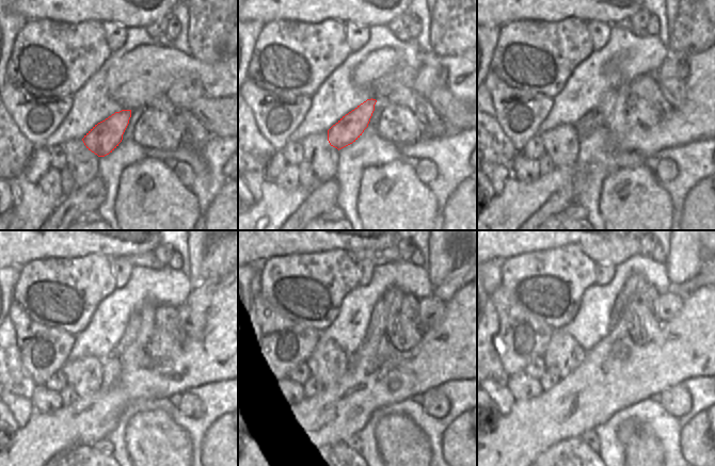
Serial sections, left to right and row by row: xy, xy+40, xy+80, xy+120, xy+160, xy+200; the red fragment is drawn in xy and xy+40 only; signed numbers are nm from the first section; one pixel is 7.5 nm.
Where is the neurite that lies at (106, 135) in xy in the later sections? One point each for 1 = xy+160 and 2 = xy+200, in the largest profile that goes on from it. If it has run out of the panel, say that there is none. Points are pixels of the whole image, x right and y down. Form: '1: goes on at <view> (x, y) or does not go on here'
1: goes on at xy+160 (387, 305)
2: goes on at xy+200 (635, 285)

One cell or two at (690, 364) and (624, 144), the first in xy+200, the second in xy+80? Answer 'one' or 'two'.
one

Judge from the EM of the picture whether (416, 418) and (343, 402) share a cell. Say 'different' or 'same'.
different

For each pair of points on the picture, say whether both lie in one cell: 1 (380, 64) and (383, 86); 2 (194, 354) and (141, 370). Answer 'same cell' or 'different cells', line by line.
1: same cell
2: same cell

